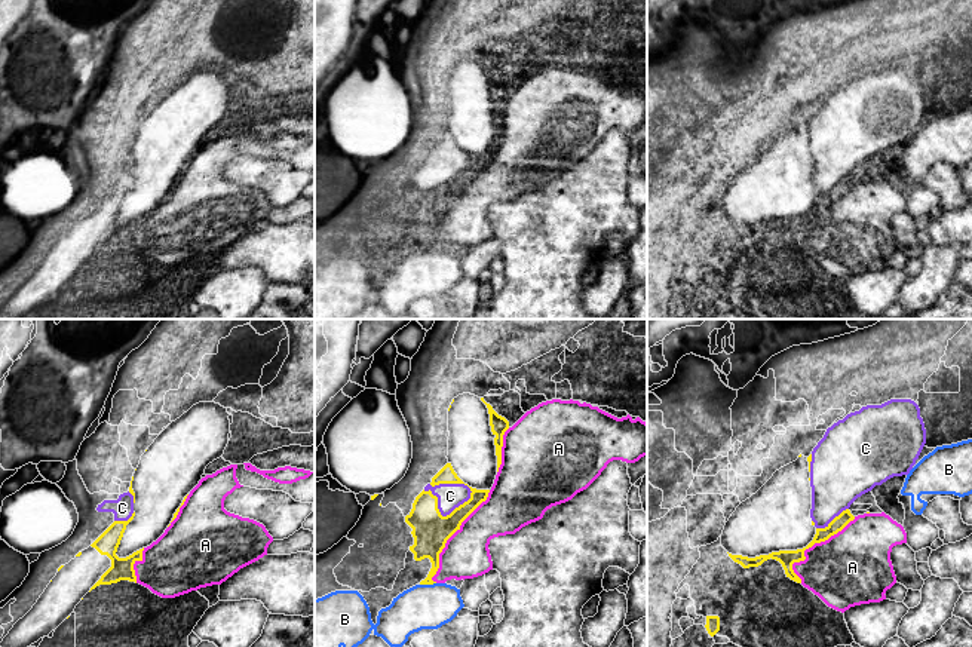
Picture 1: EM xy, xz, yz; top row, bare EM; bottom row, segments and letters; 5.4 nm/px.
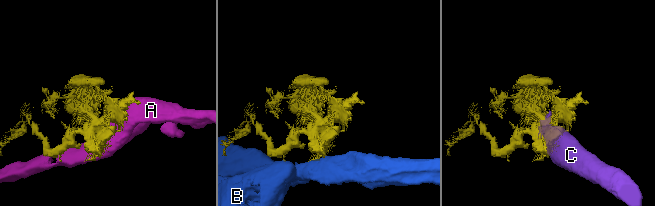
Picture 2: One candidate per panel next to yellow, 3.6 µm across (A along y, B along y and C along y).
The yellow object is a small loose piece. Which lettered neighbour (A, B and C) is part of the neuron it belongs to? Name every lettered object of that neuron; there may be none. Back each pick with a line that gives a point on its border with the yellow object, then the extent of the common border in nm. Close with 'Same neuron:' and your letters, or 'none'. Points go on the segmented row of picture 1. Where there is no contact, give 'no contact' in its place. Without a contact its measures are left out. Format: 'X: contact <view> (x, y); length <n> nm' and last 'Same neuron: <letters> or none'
C: contact xz (444, 517); length 280 nm
Same neuron: C

